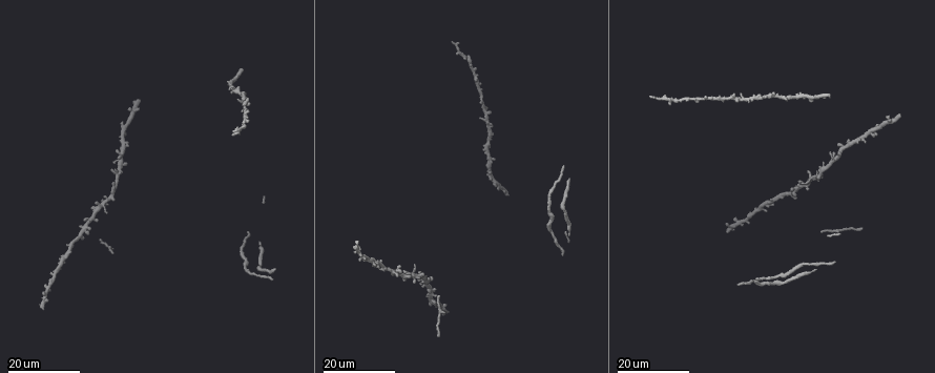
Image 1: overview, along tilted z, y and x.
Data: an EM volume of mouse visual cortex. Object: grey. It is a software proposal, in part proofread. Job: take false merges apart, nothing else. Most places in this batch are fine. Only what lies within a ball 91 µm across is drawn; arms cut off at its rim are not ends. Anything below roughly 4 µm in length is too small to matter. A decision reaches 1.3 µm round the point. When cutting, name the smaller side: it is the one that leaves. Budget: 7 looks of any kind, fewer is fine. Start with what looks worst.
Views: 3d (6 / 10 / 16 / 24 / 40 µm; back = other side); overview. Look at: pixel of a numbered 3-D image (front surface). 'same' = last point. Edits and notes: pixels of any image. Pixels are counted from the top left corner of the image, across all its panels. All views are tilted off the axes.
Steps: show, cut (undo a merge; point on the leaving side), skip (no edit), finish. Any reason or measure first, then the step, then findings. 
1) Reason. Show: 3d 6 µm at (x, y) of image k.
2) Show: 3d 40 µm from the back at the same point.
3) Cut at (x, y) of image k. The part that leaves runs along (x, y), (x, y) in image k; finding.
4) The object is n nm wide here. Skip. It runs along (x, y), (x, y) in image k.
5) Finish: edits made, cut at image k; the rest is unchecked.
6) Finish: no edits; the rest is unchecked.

Three arms meet. Show: 3d 24 µm at (808, 186) of image 1.

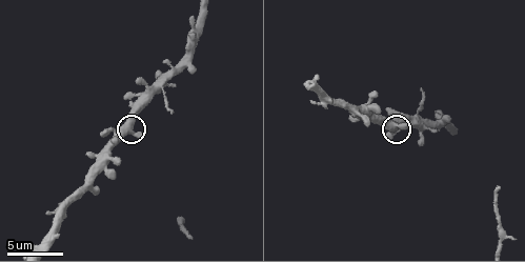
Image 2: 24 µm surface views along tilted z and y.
Show: 3d 10 µm at (128, 131) of image 2.

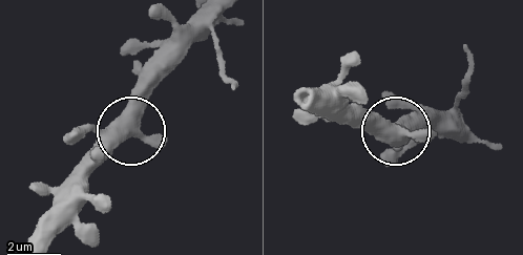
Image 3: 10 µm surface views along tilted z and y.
Show: 3d 10 µm from the back at (393, 131) of image 3.

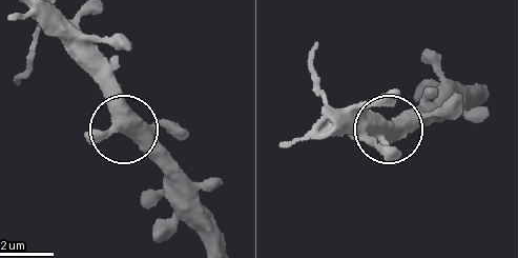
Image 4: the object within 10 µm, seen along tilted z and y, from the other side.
The side arm is 35 µm long. Skip. One neuron here.

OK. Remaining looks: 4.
Show: 3d 16 µm at (239, 250) of image 1.

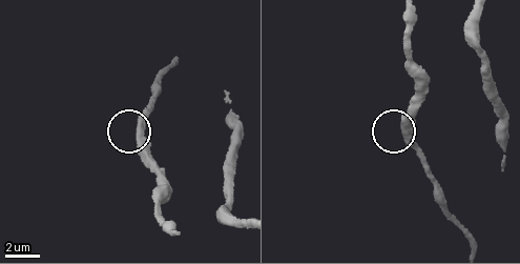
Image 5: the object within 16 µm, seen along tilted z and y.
Zoom in. Show: 3d 10 µm at (139, 126) of image 5.

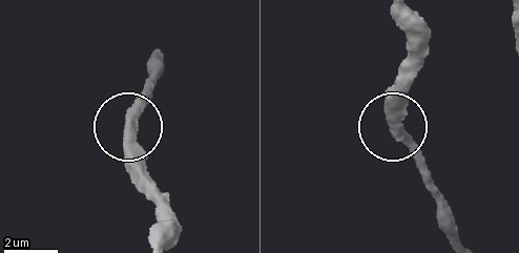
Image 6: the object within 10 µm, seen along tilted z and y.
The object is 440 nm wide here. Skip. Continuous, no second neuron.

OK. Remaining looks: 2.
Show: 3d 24 µm at (125, 145) of image 1.

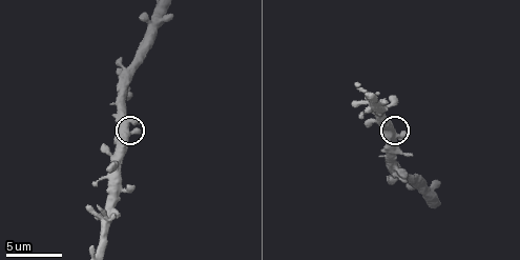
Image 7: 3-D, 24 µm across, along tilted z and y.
Closer look. Show: 3d 10 µm at (124, 130) of image 7.

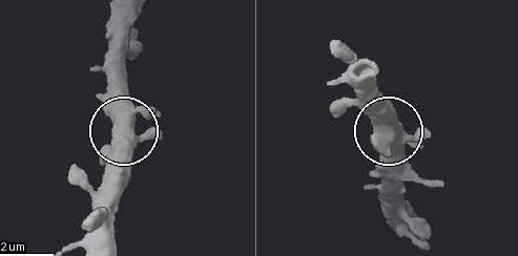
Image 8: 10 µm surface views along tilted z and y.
The object is 560 nm wide here. Skip. One neuron here.

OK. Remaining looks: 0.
Finish: no edits; the rest is unchecked.

